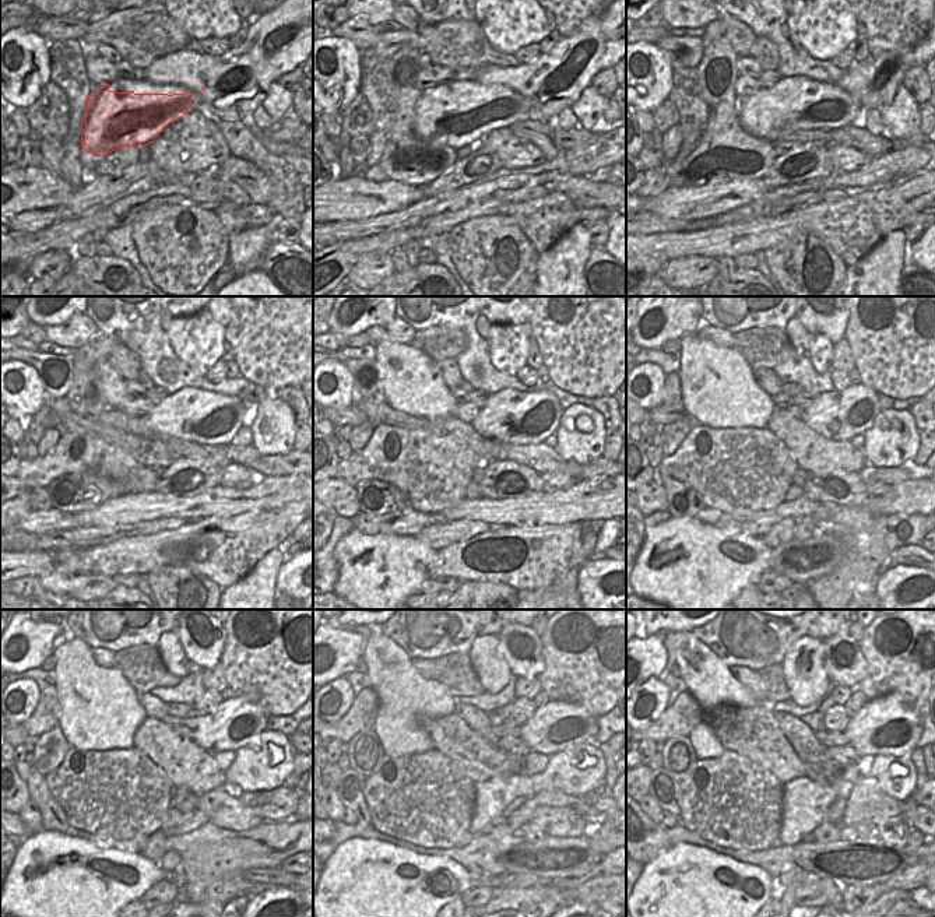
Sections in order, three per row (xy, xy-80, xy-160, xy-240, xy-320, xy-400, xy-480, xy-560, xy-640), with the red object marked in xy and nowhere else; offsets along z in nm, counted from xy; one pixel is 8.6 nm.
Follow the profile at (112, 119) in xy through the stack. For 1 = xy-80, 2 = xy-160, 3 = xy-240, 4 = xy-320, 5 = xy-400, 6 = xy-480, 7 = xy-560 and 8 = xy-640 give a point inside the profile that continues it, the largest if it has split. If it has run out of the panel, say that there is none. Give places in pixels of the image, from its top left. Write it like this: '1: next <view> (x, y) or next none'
1: next xy-80 (442, 118)
2: next xy-160 (760, 115)
3: next xy-240 (214, 420)
4: next xy-320 (513, 420)
5: next xy-400 (853, 411)
6: next xy-480 (234, 724)
7: next xy-560 (556, 726)
8: next xy-640 (881, 727)

